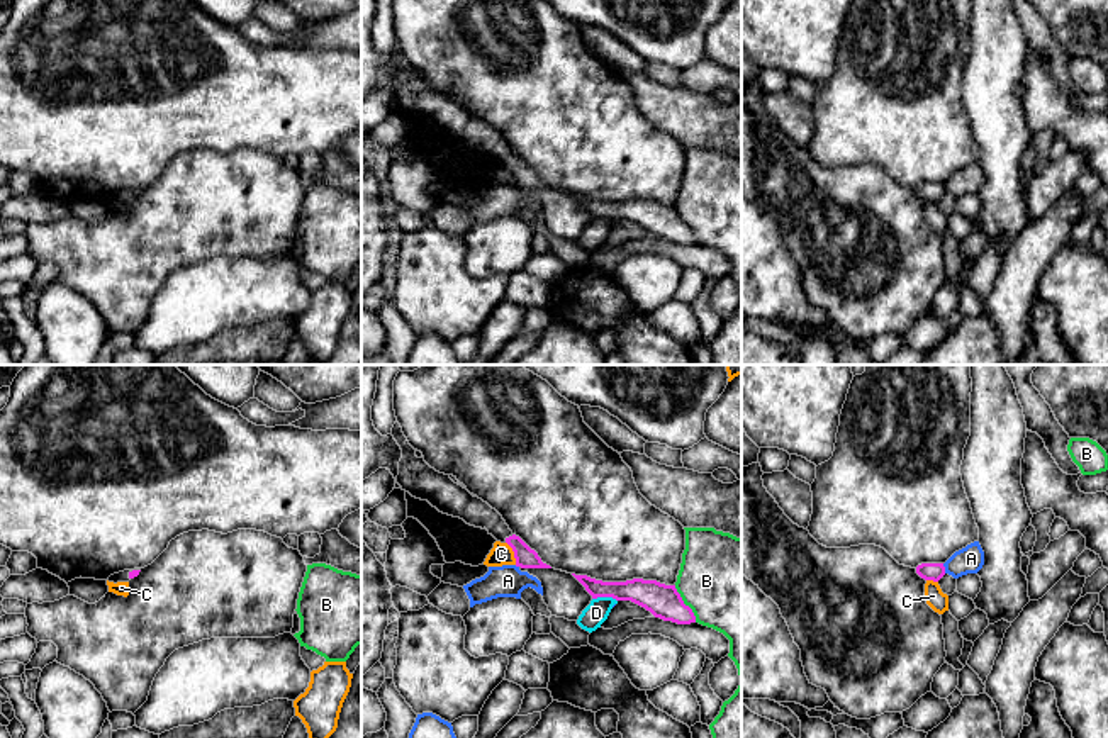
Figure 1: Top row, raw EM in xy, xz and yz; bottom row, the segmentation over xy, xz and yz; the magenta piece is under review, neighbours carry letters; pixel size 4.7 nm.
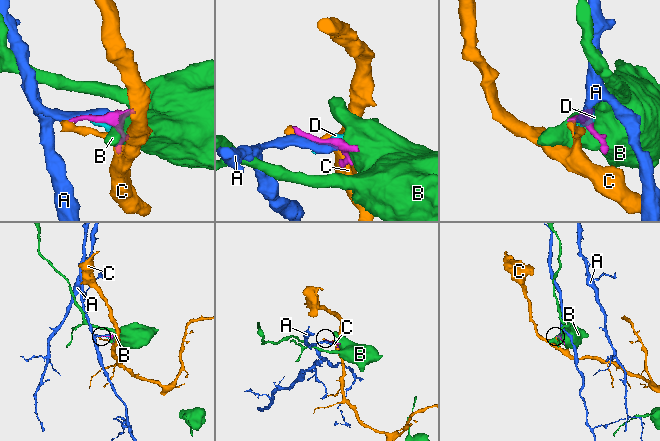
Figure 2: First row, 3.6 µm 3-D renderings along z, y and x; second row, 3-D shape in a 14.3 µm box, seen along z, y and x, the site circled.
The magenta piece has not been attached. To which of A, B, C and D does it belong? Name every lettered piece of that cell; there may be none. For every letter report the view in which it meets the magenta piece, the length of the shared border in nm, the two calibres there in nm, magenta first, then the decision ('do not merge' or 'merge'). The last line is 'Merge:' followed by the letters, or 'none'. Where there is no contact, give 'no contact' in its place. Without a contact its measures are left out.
A: yz | 50 nm | 80/130 nm | do not merge
B: xz | 200 nm | 160/460 nm | do not merge
C: xz | 120 nm | 100/100 nm | do not merge
D: xz | 120 nm | 150/110 nm | do not merge
Merge: none

